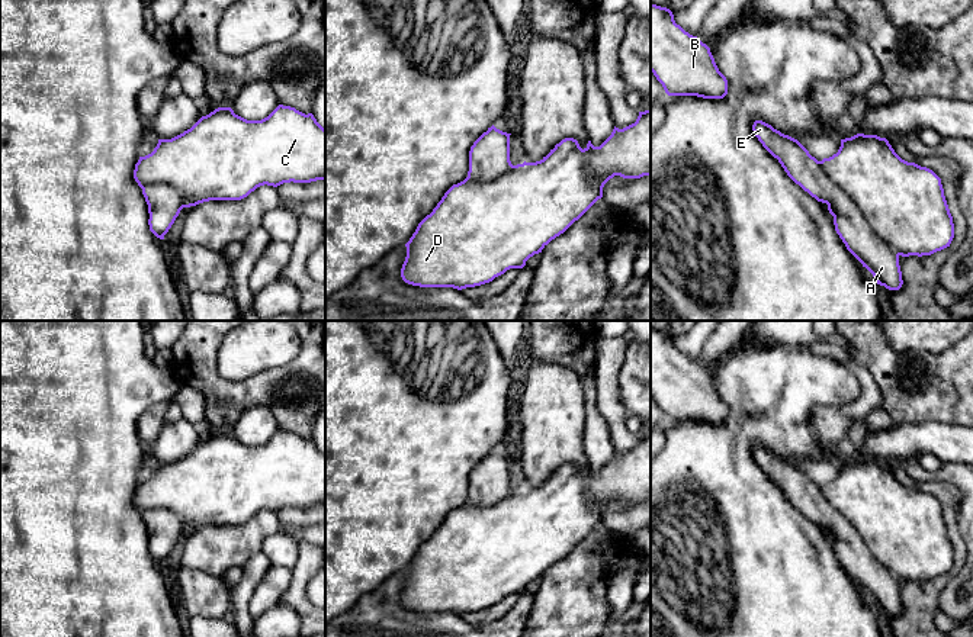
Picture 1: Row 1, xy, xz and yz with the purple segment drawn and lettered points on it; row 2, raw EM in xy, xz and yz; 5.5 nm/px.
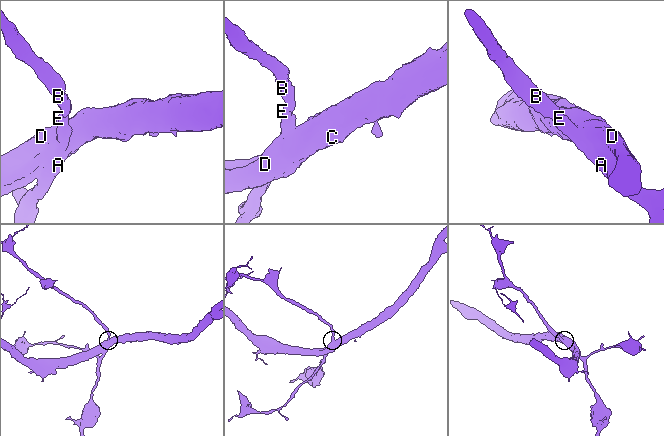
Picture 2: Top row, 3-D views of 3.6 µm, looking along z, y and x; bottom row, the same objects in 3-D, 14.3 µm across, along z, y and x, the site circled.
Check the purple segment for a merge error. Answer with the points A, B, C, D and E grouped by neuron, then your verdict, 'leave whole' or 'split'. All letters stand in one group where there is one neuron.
A B E / C D | split

